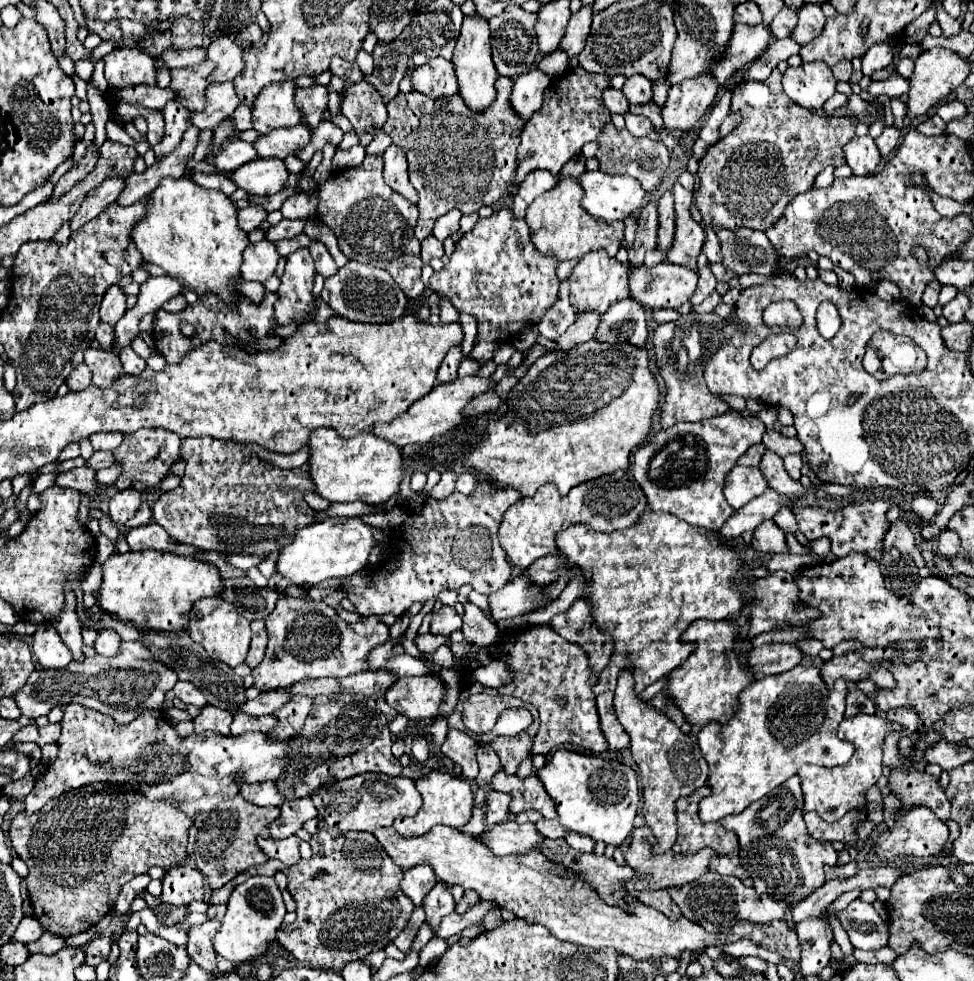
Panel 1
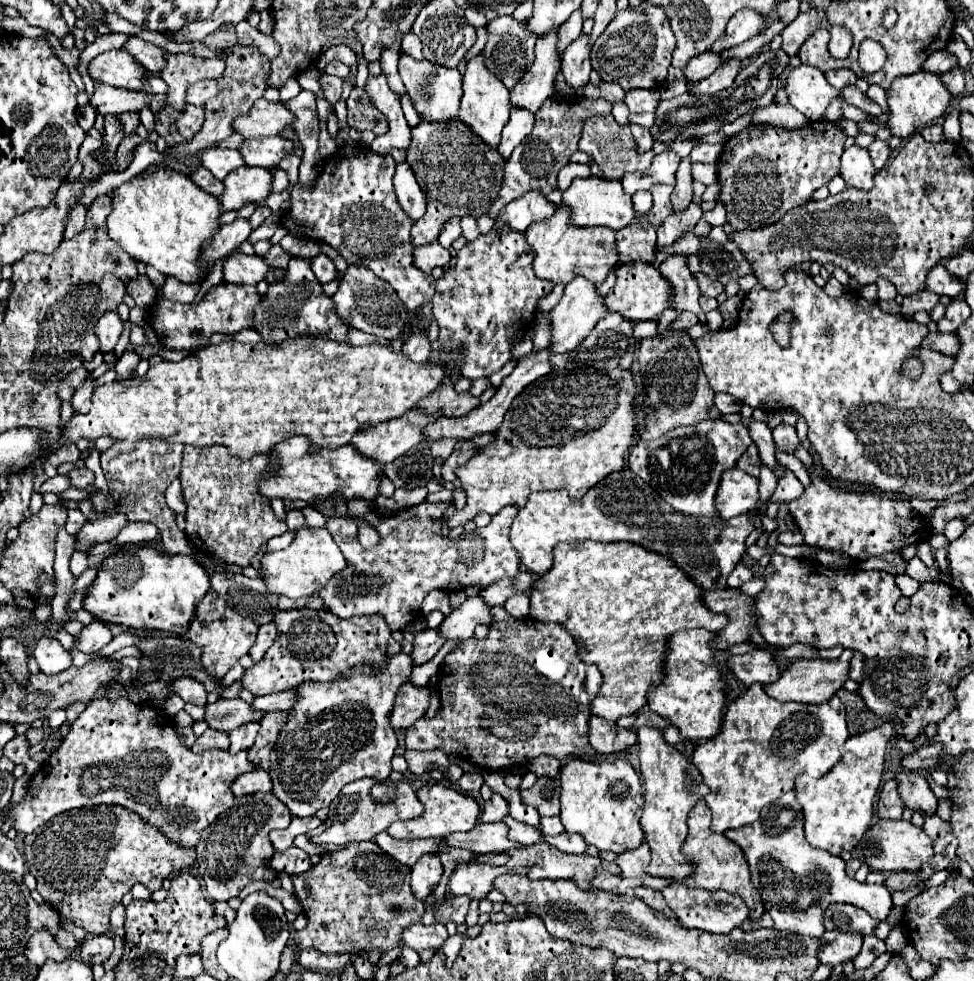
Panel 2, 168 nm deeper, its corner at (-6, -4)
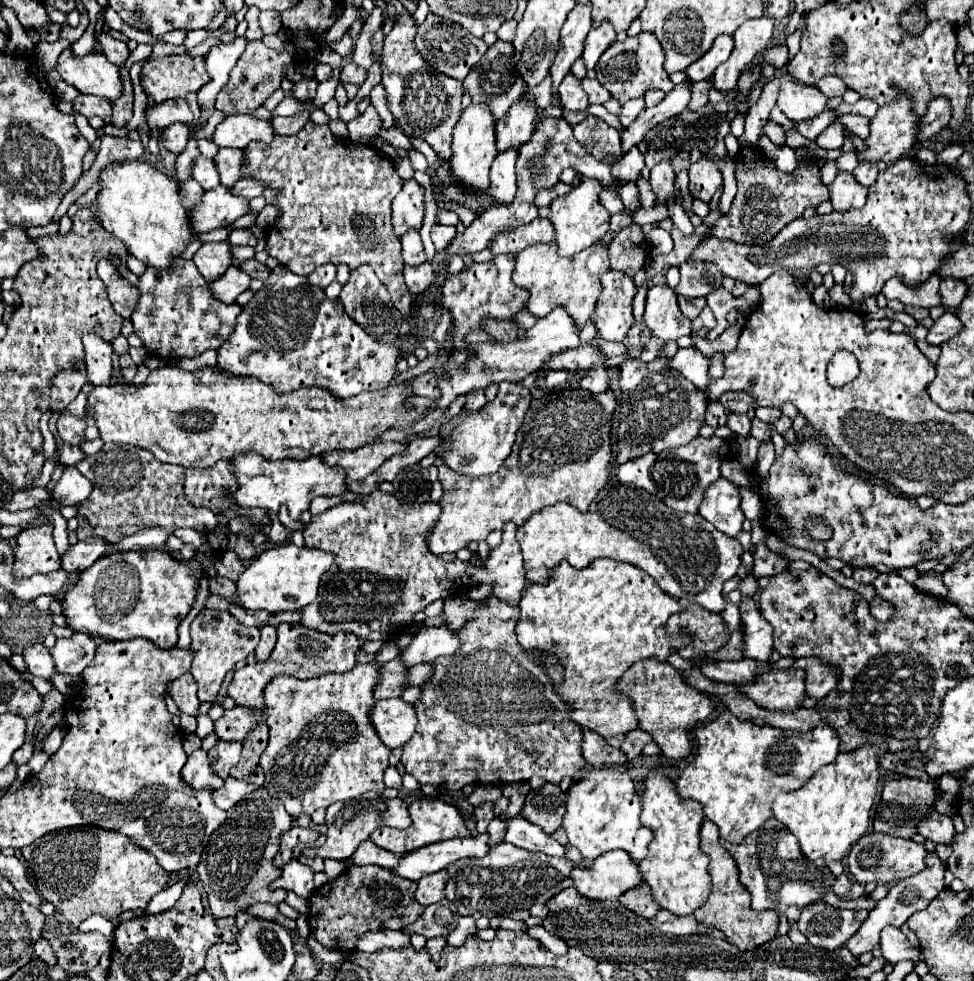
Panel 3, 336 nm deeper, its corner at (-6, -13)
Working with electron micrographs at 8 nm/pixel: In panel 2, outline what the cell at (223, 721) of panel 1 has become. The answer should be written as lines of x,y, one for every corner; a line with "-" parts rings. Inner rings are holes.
207,728
203,736
199,736
195,740
195,744
191,746
191,750
195,754
203,754
205,750
211,750
211,748
221,748
221,750
227,750
229,748
229,740
227,740
227,734
225,732
219,732
219,730
211,730

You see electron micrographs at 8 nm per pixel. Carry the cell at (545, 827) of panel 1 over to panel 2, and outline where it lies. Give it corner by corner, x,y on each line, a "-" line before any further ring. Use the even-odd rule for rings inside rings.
505,816
503,822
507,824
509,832
507,832
507,838
511,842
519,842
519,844
535,844
541,840
541,836
535,832
535,828
527,828
525,824
519,824
517,820
513,820
511,816

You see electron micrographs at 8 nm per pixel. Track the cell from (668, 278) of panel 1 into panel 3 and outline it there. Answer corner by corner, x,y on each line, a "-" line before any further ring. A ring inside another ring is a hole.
621,271
601,275
603,291
595,307
597,335
605,341
623,341
633,327
633,297
637,287
633,279

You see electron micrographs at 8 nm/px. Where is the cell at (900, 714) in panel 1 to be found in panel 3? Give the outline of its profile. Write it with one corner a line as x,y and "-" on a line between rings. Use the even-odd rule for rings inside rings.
935,807
927,809
925,821
919,821
917,831
935,843
951,843
955,837
955,827
953,827
951,819
947,815
941,815
939,811
935,811

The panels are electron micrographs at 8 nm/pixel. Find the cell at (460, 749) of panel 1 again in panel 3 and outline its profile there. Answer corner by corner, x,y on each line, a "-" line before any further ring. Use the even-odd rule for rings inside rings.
521,815
511,817
511,821
507,821
505,841
527,851
541,851
545,855
555,855
555,857
565,857
567,853
567,847
557,843
551,835
543,833
543,829
529,823

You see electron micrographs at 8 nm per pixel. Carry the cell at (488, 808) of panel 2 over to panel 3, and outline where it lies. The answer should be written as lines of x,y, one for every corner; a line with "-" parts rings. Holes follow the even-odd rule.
483,803
481,807
475,807
473,815
475,815
475,819
477,819
477,831
479,831
479,833
485,833
485,831
487,831
487,825
491,823
491,819
495,819
493,803

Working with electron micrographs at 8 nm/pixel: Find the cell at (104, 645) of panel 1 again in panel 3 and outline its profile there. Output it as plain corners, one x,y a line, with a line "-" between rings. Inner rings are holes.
73,633
69,639
57,639
57,645
51,649
55,667
65,675
79,675
95,657
97,643
91,635

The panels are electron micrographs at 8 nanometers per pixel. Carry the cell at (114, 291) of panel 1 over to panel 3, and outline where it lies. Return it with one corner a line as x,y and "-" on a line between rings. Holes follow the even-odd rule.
87,333
83,337
85,345
85,365
87,365
87,381
93,385
109,385
111,379
111,355
113,347
109,341
103,341
97,333

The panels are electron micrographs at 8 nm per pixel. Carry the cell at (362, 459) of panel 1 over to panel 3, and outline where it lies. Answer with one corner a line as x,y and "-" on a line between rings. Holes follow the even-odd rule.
243,453
231,461
231,469
237,475
239,489
233,493
233,499
241,507
261,507
277,511
283,503
289,509
291,519
299,519
303,511
309,509
313,497
339,497
347,493
343,469
331,469
321,457
309,459
283,459
283,461
267,461
257,453

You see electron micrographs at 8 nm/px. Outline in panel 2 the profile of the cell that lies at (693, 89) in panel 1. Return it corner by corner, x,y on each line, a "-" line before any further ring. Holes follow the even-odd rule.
729,58
723,66
719,66
709,78
701,80
699,84
695,84
695,88
689,88
689,92
697,92
697,94
715,94
721,92
725,88
731,88
733,80
737,78
741,70
741,60
737,58

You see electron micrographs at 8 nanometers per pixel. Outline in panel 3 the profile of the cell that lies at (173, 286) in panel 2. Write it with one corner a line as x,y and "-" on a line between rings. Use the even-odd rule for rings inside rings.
219,241
219,243
203,243
201,249
195,253
193,263
197,265
199,273
203,279
209,283
219,279
227,267
233,265
233,245
229,241

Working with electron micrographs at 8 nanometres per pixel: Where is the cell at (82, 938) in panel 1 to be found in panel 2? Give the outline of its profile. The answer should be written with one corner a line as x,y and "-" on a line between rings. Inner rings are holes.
39,930
37,934
31,936
31,940
27,942
27,950
25,956
31,962
37,964
45,964
45,960
67,960
69,952
61,950
59,944
53,942
53,936
47,930

